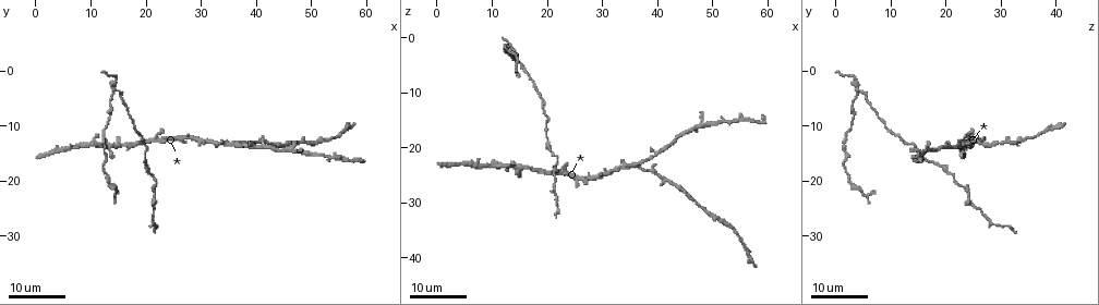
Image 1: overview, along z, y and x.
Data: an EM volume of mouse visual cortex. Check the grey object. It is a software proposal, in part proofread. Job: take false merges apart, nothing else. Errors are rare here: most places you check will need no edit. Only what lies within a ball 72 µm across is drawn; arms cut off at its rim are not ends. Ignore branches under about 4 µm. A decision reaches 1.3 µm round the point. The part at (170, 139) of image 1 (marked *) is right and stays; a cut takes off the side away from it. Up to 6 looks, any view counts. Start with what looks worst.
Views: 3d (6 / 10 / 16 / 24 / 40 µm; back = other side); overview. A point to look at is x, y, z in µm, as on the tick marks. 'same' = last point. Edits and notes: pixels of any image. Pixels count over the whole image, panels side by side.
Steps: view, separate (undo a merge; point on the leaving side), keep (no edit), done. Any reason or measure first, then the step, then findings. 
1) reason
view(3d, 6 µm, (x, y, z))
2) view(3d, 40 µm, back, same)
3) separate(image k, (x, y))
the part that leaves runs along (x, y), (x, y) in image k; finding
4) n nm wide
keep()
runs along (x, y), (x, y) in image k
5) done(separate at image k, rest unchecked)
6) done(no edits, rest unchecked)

three-way junction
view(3d, 16 µm, (14.5, 4.0, 4.0))

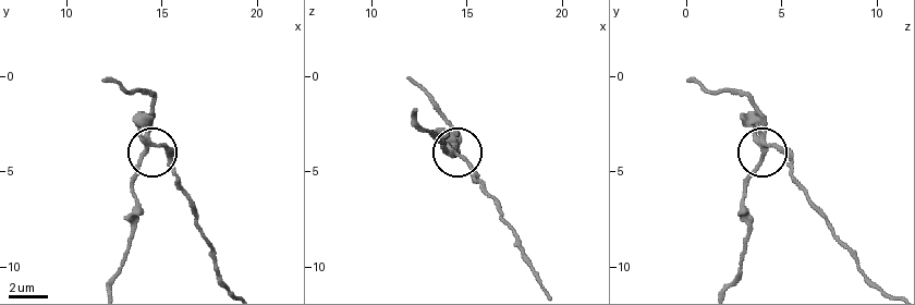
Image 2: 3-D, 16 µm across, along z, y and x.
view(3d, 10 µm, (14.1, 3.9, 4.0))

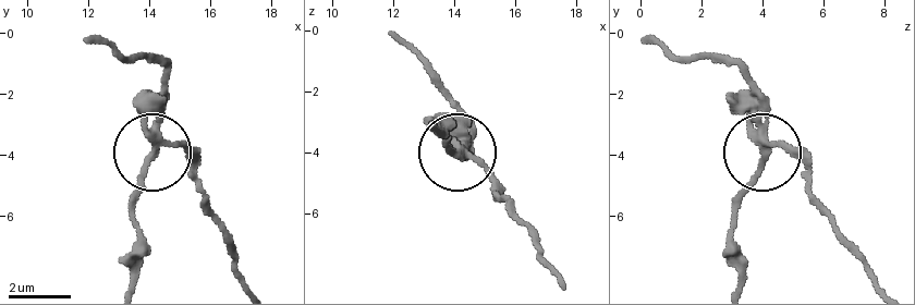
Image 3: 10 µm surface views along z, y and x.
side arm 7 µm; 3 arms
separate(image 3, (137, 180))
a second neuron is stuck on

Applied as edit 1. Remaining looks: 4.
arms part here
view(3d, 24 µm, (37.0, 13.0, 23.5))

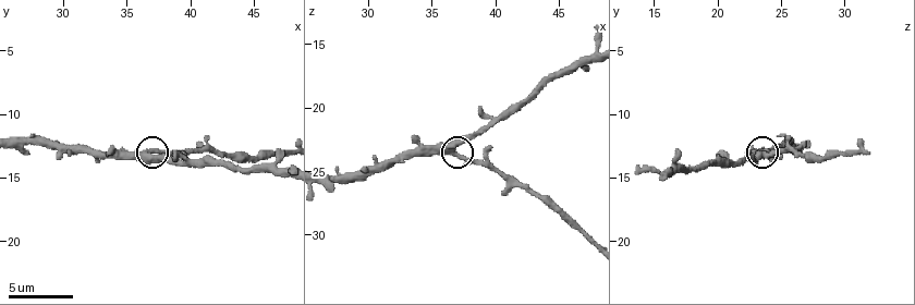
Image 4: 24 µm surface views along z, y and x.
view(3d, 6 µm, (36.6, 13.2, 23.4))

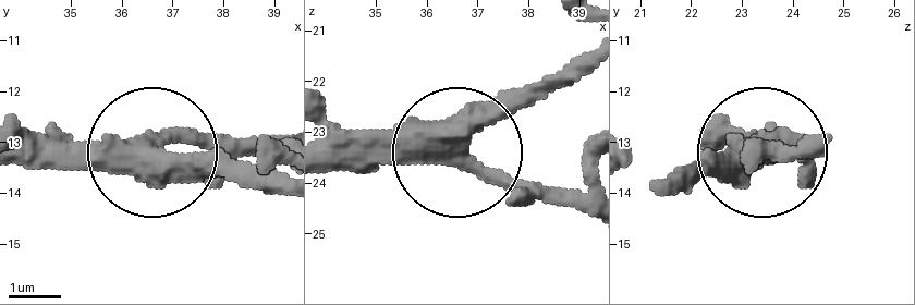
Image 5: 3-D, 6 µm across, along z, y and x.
3 arms
keep()
continuous, no second neuron

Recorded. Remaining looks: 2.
view(3d, 16 µm, (20.0, 17.5, 19.5))

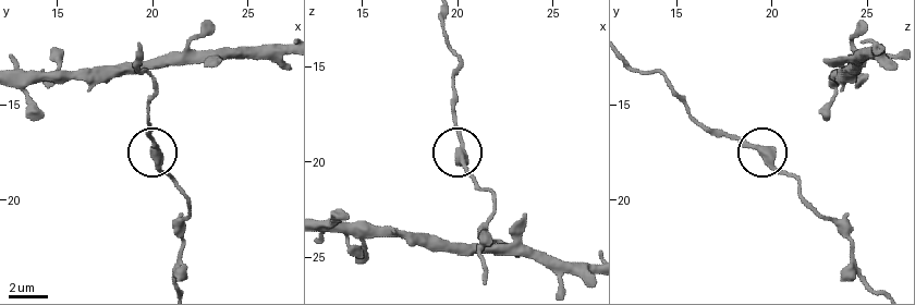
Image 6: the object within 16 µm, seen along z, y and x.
view(3d, 6 µm, (20.3, 17.7, 19.6))

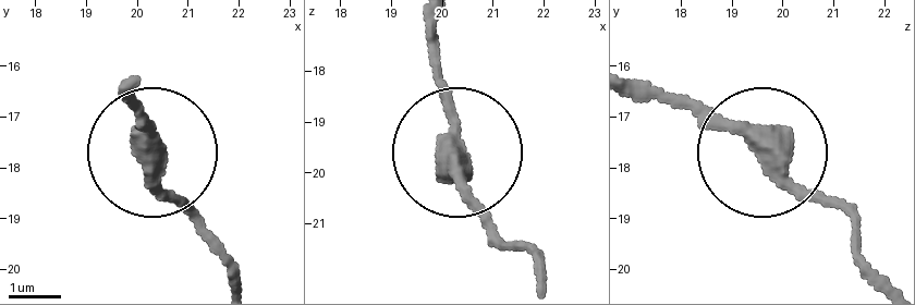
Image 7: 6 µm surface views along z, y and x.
keep()
continuous, no second neuron

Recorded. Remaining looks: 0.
done(separate at image 3, rest unchecked)

